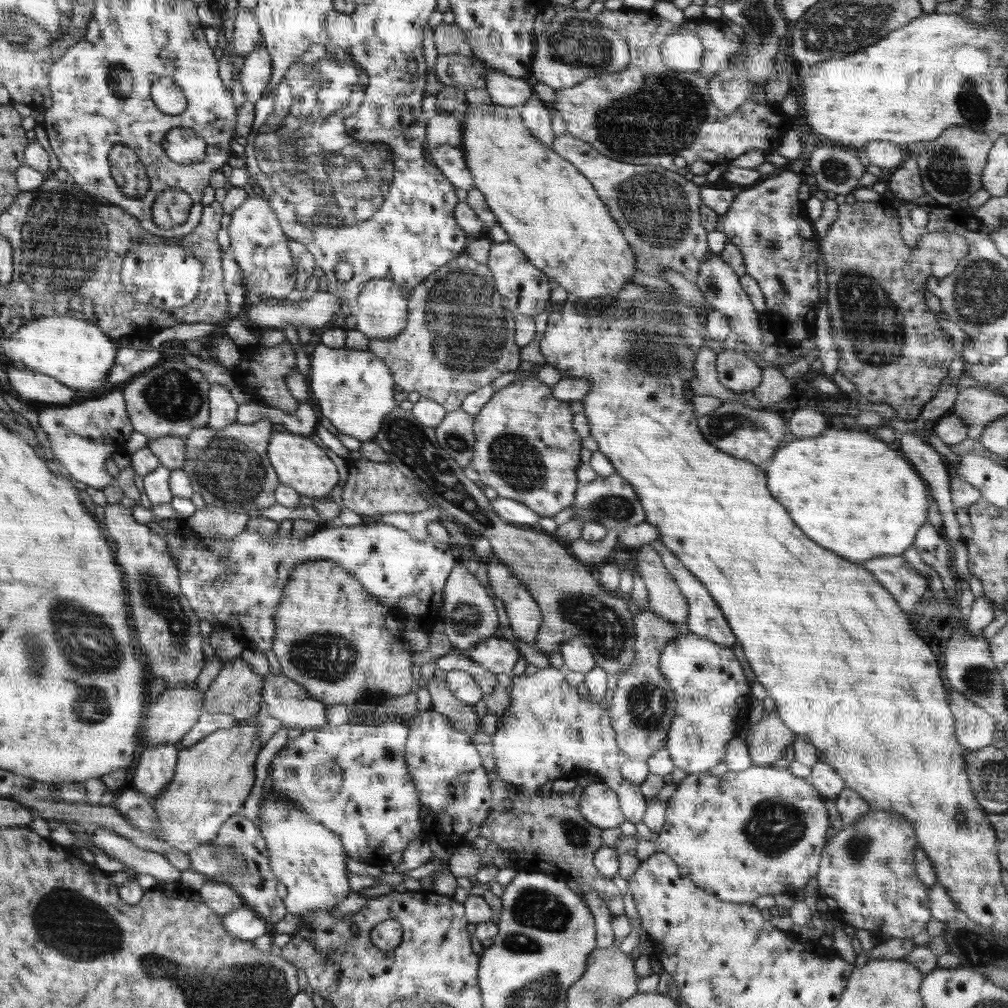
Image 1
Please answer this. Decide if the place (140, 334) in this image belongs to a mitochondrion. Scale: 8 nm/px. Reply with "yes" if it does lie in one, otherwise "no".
no

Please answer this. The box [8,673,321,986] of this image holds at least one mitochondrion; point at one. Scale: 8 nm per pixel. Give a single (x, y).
(63, 917)

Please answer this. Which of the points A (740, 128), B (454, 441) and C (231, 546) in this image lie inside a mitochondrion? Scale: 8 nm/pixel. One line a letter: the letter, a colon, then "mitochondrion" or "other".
A: other
B: mitochondrion
C: other

